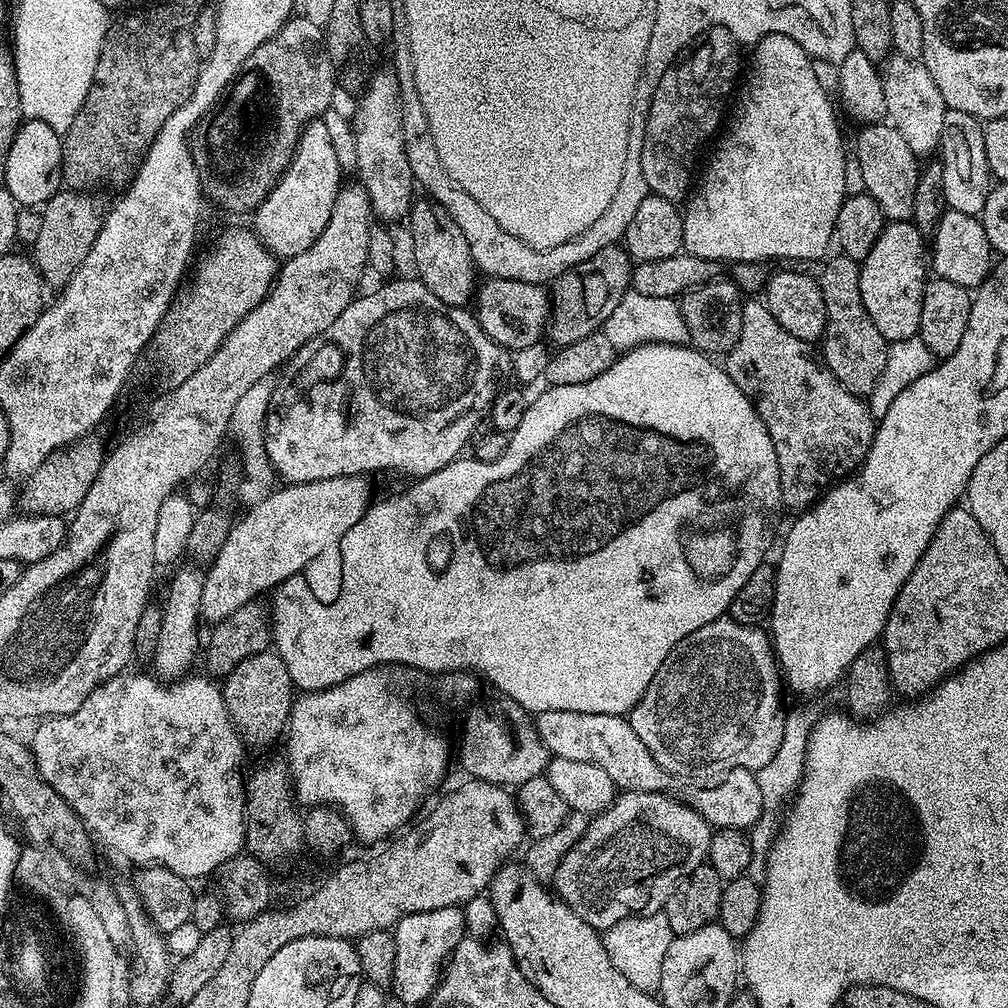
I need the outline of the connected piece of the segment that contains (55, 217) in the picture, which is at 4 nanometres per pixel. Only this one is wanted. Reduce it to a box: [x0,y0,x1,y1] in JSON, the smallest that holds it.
[30,190,106,290]

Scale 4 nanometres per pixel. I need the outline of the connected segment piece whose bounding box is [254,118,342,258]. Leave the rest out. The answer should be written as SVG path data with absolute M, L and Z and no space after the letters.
M323 119L310 121L305 126L290 166L254 211L254 231L268 251L277 258L302 254L326 230L330 214L342 187L340 156L332 141L332 132Z

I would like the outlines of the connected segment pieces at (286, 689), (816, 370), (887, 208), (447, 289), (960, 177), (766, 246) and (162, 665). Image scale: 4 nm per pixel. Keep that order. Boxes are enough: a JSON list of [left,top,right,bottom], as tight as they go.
[[223,650,294,748],[722,298,878,514],[856,122,921,220],[406,199,478,308],[938,109,990,216],[683,34,850,264],[152,567,204,682]]

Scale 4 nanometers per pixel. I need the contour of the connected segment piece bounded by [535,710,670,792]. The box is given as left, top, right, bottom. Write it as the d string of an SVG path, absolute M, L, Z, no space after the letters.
M546 710L535 717L536 729L540 735L540 740L546 746L546 750L558 758L570 758L570 762L590 762L602 770L616 785L617 789L626 792L668 792L670 777L658 762L642 746L642 738L634 734L631 724L624 716L611 716L610 714L582 714L574 710Z

